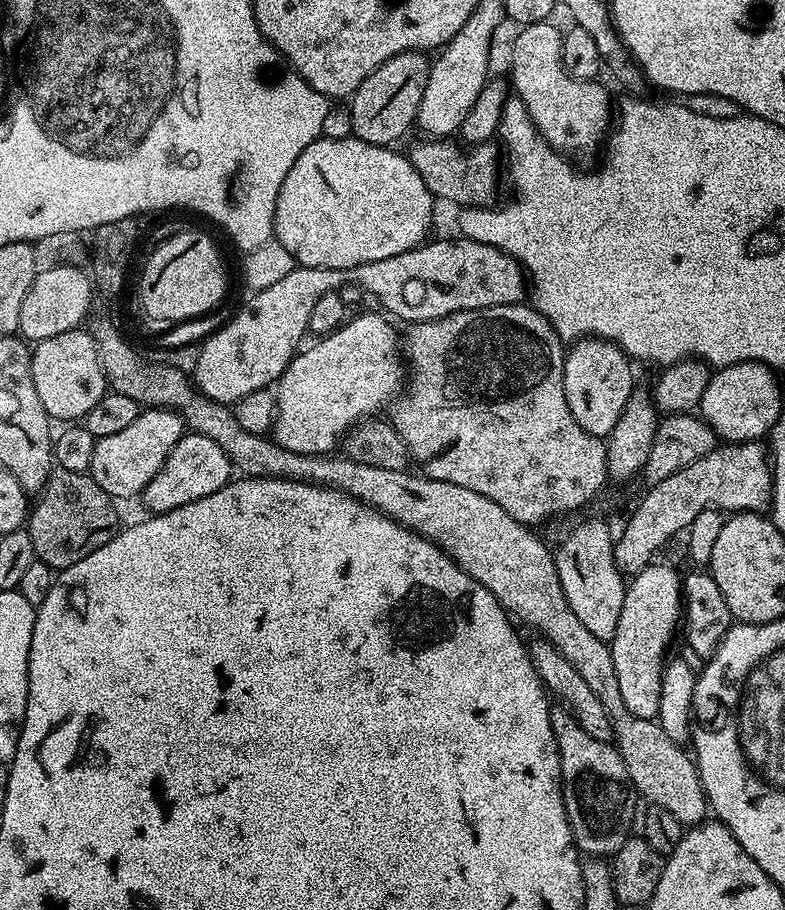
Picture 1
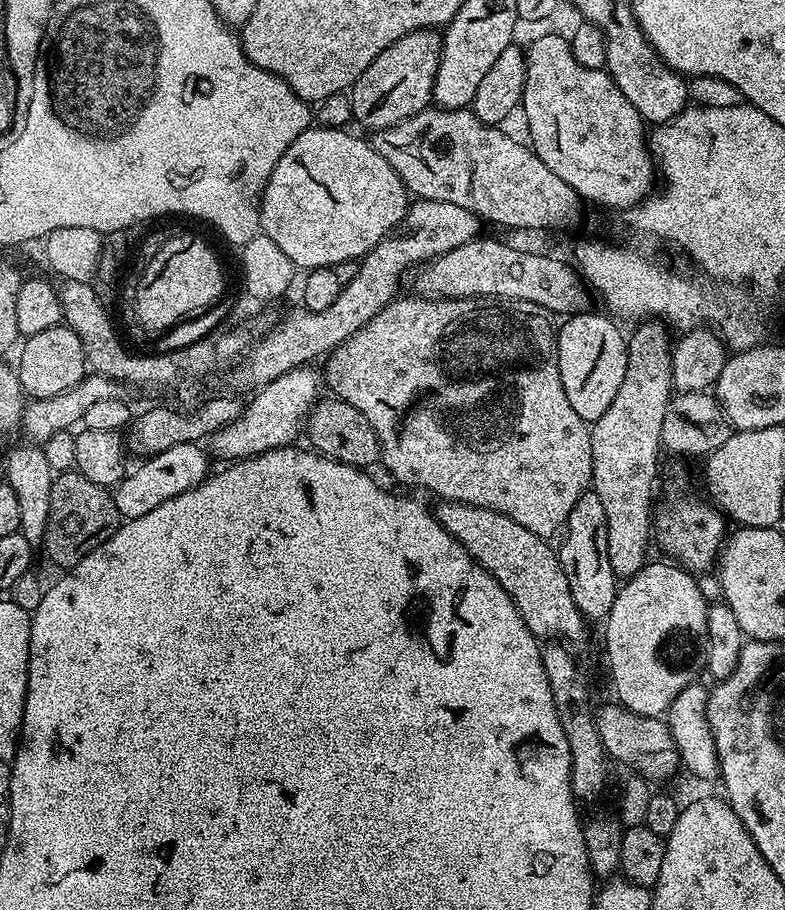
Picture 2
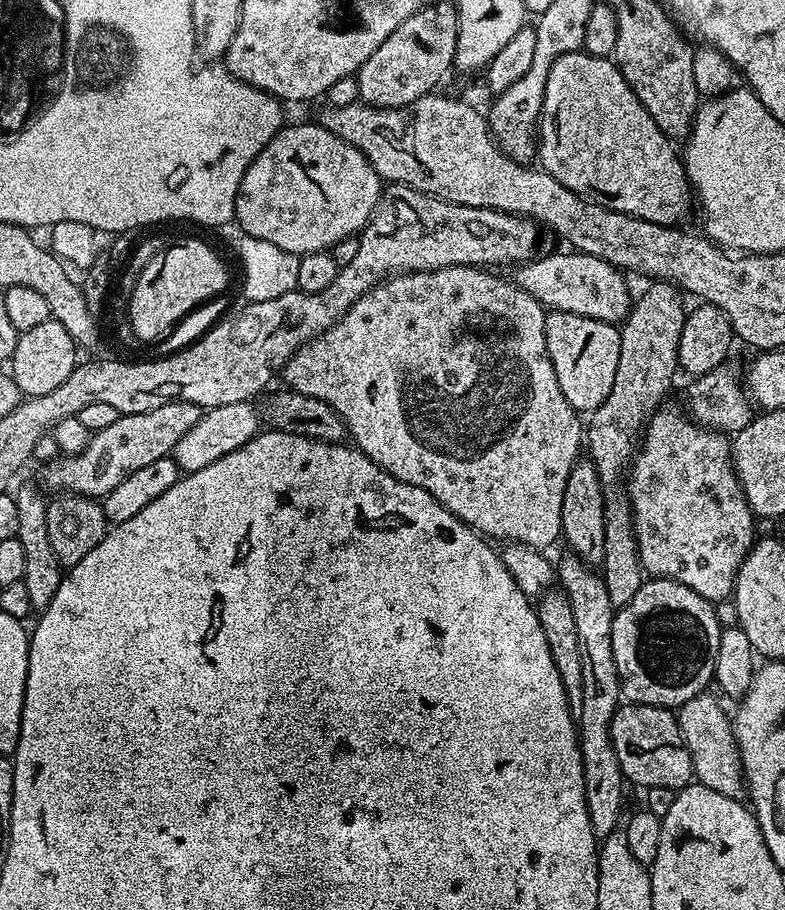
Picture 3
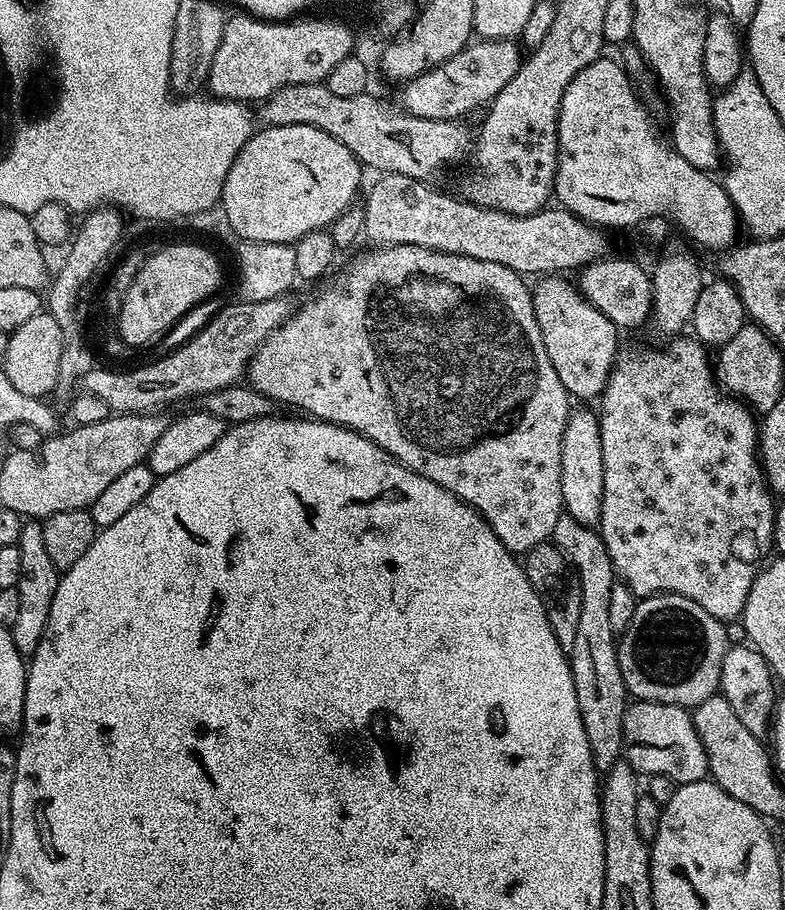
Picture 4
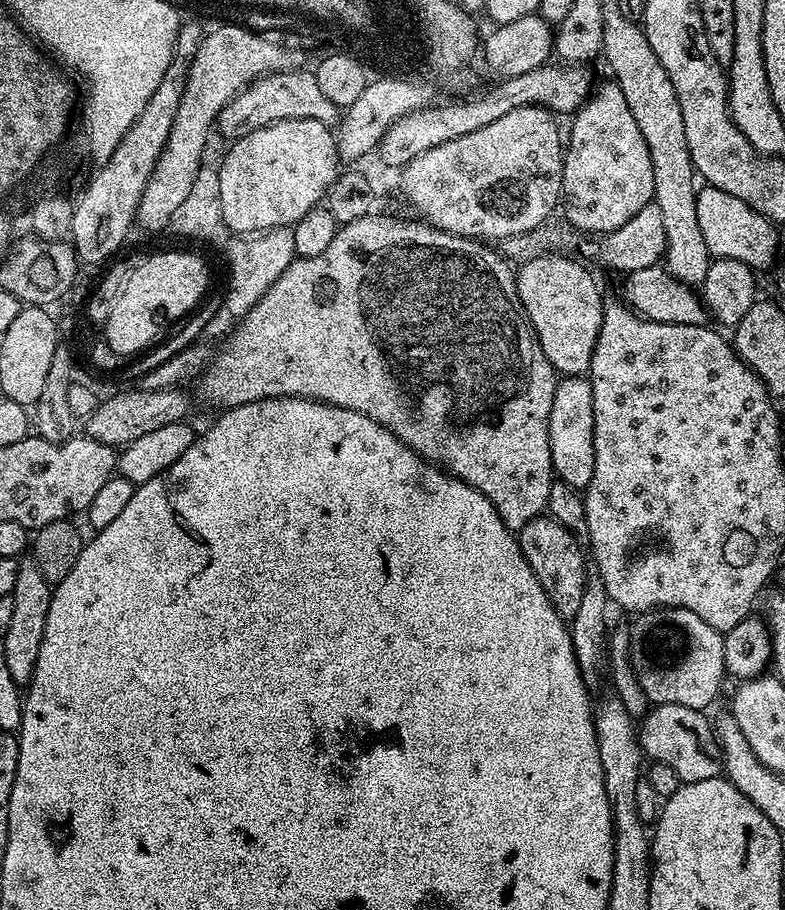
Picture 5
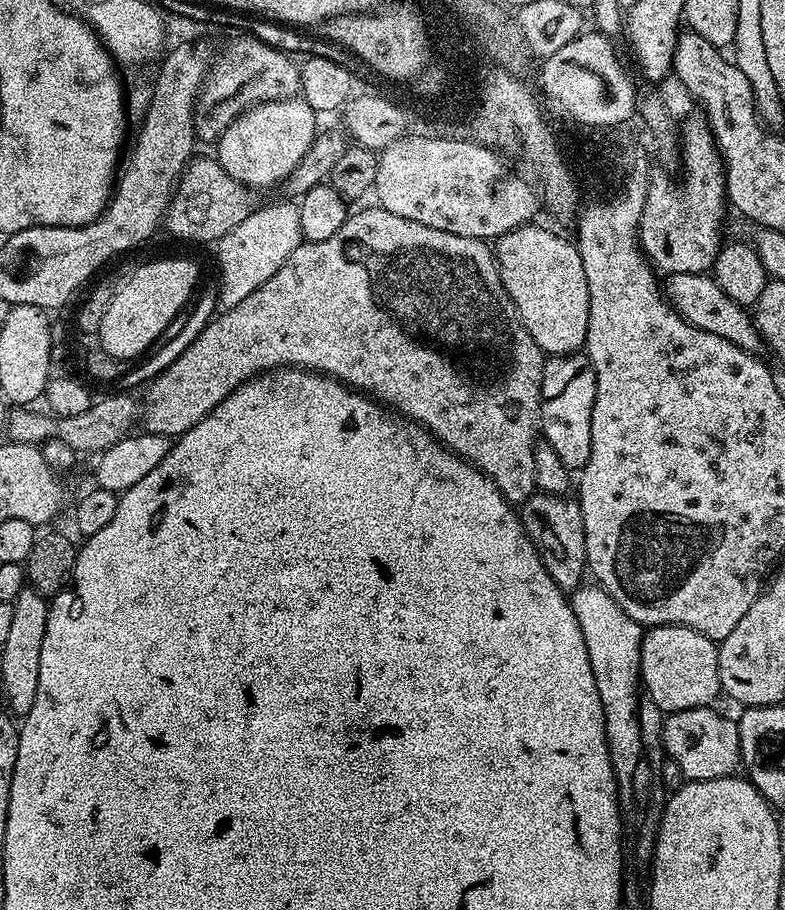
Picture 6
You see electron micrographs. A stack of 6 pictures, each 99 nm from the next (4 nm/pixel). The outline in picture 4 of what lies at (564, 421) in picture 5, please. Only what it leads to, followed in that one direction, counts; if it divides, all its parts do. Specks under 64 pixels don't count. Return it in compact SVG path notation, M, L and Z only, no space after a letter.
M587 407L573 411L566 422L566 432L562 434L562 502L567 515L578 518L583 524L599 525L602 514L602 434L600 417L595 411L587 412Z

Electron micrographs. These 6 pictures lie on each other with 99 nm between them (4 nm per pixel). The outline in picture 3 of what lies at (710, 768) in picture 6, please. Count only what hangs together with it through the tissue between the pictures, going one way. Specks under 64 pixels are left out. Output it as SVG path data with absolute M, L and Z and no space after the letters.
M621 703L612 719L610 734L614 742L614 754L618 754L618 766L622 766L622 774L629 785L637 784L641 790L654 786L679 790L693 783L690 750L682 738L680 721L673 709Z

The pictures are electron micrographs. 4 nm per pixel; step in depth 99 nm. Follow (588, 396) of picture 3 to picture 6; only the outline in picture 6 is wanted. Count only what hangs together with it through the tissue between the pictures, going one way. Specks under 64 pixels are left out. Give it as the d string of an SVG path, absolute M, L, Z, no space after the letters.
M529 222L499 237L494 244L494 255L500 277L518 310L522 326L526 326L530 338L538 342L540 351L548 356L579 353L585 347L584 339L588 333L590 290L586 286L586 270L582 270L582 258L575 243L569 237L567 240L556 232L539 228L536 222Z

